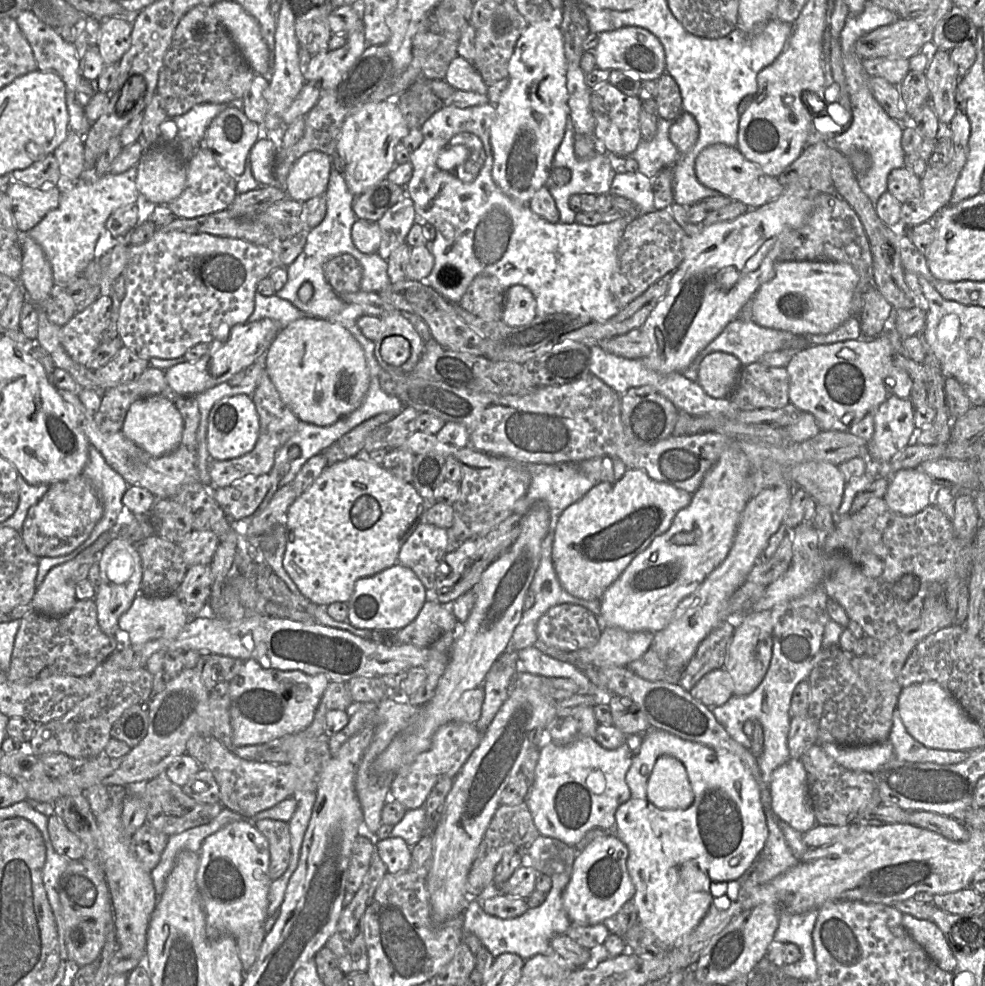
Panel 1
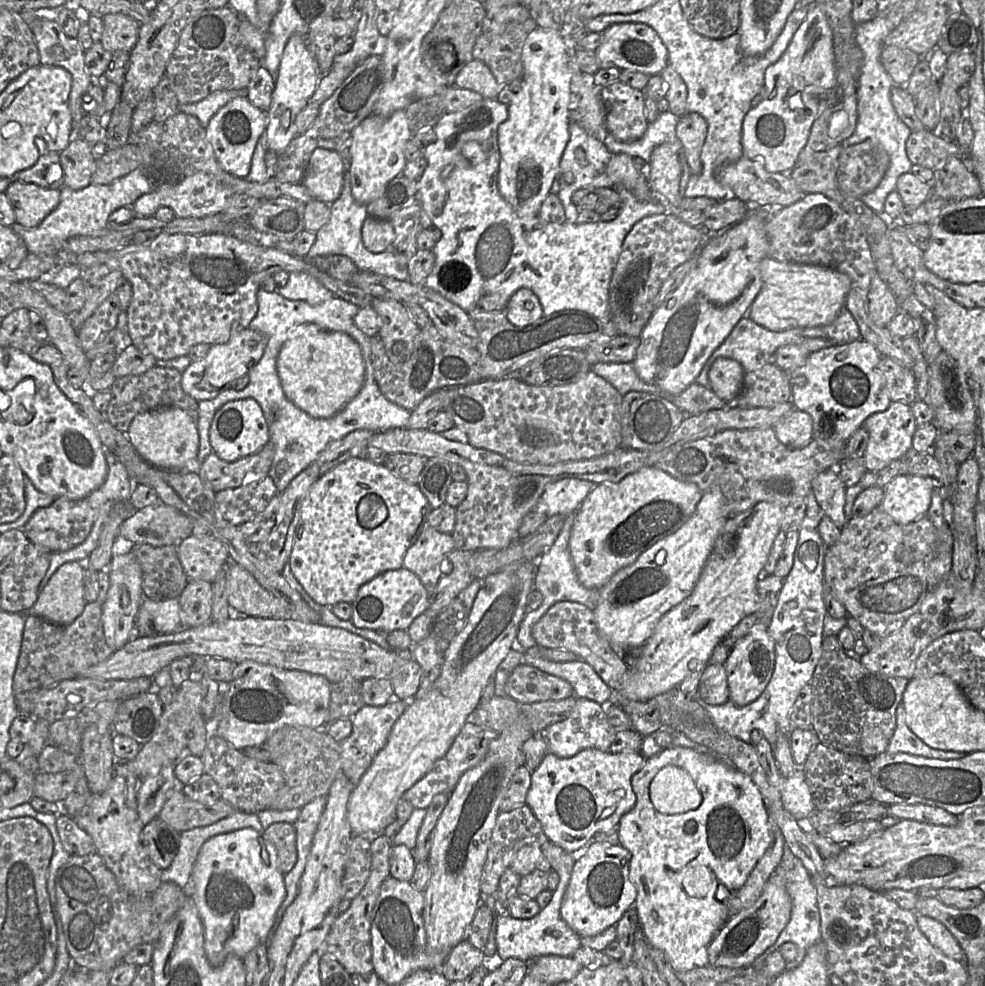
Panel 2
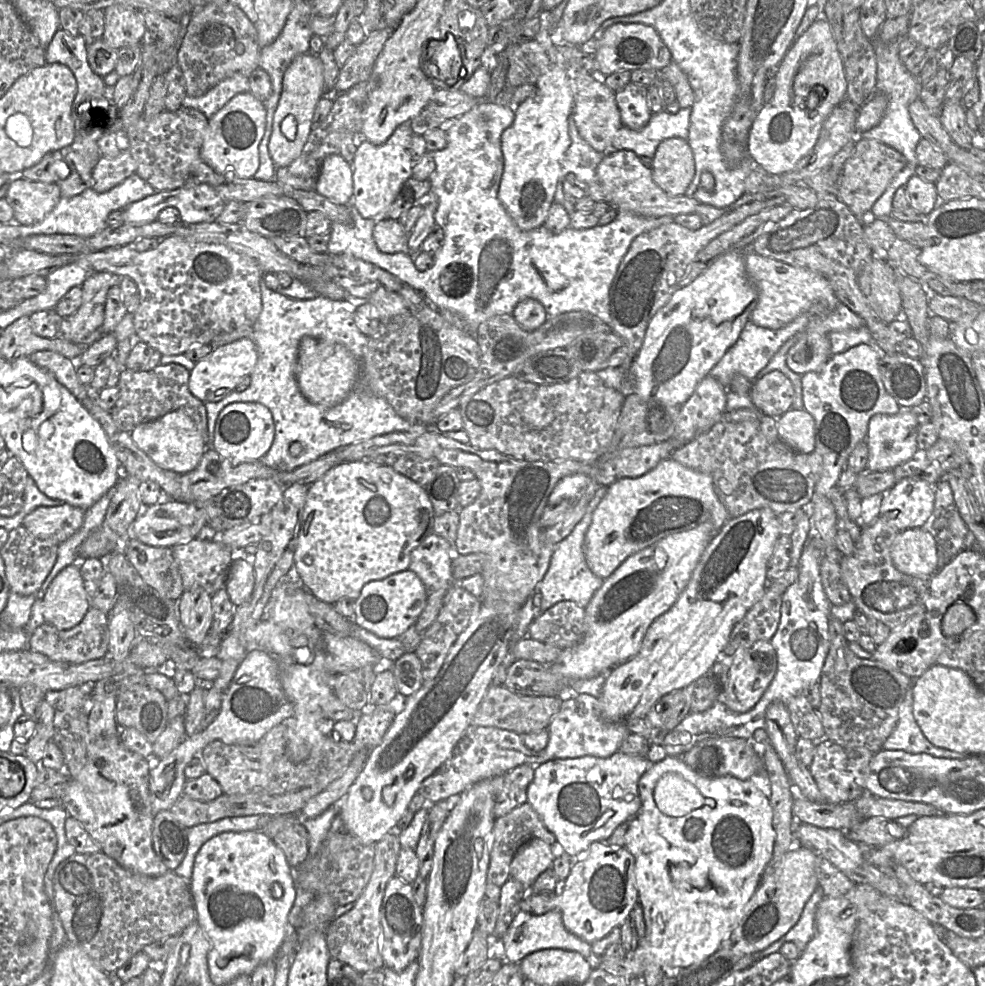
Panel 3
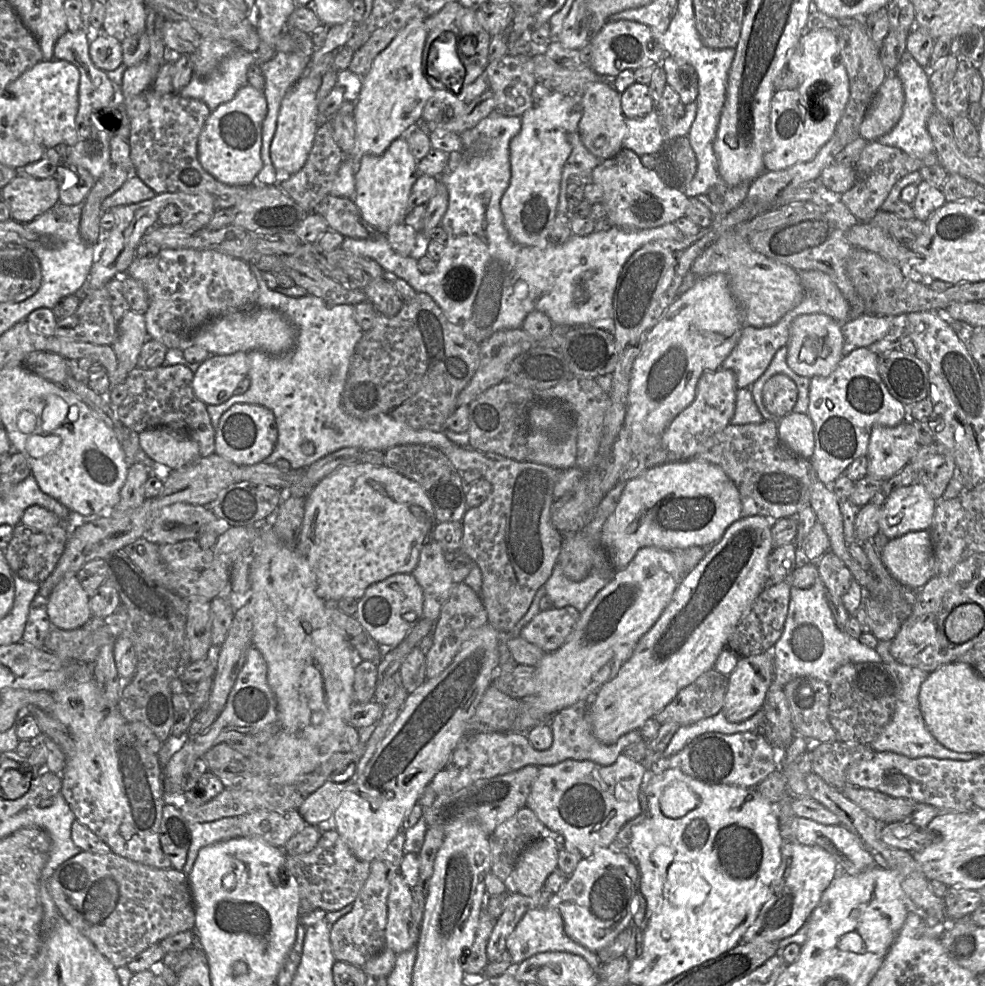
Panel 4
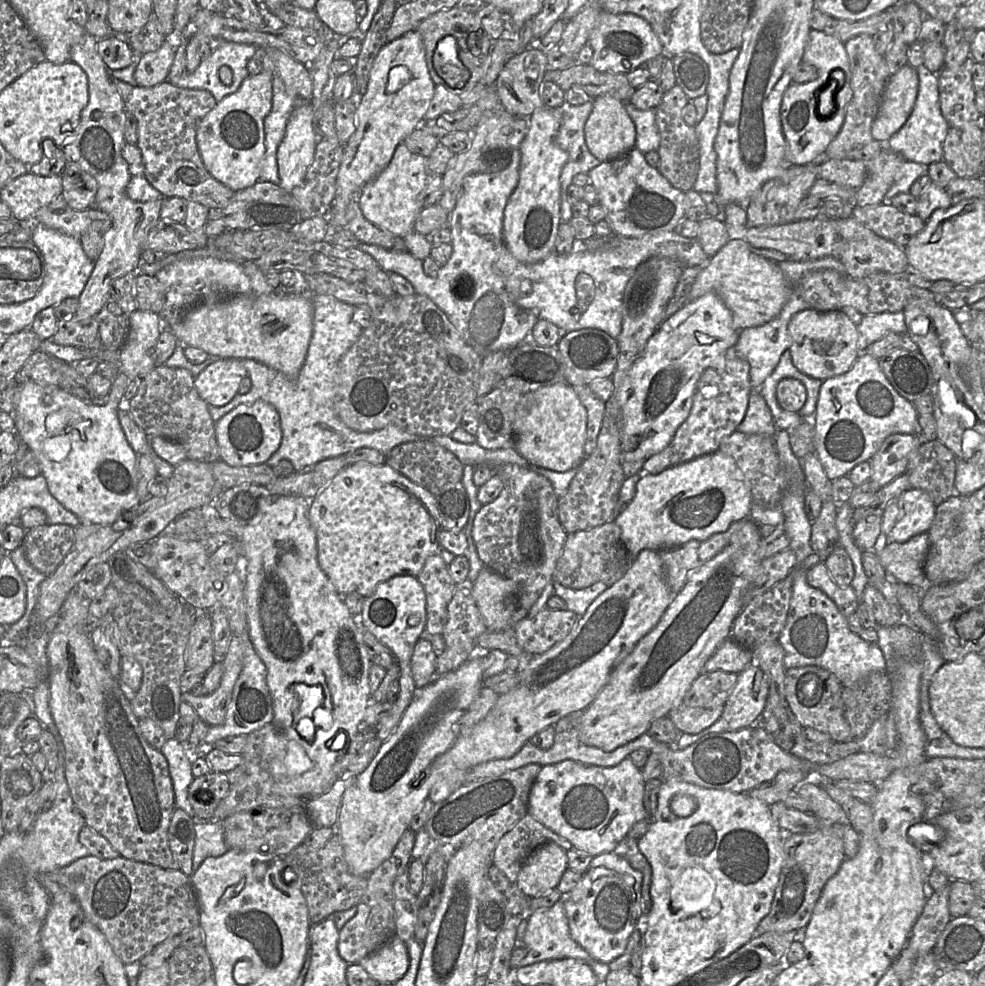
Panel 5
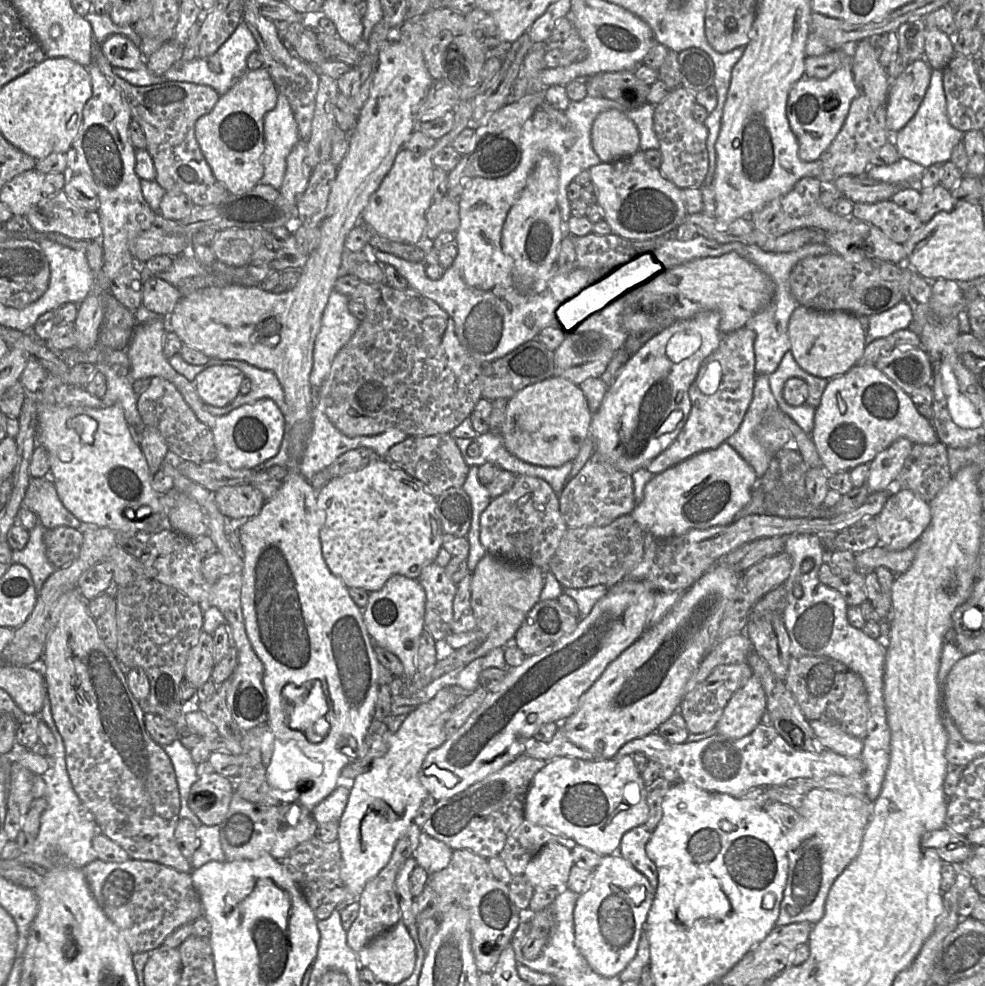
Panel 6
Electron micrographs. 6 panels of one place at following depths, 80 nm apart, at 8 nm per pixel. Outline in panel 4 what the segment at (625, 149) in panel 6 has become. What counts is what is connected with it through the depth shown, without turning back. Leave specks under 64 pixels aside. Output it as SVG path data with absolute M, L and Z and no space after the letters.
M609 79L587 84L581 93L580 108L582 116L579 121L579 134L585 147L602 160L621 151L628 131L627 118L622 111L621 93L613 87Z

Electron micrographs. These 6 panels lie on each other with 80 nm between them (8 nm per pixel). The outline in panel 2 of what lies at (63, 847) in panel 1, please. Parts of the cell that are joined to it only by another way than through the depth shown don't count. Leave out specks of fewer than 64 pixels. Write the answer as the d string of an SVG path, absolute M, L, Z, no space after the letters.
M59 814L56 828L64 849L71 856L86 856L96 851L91 836L72 817Z

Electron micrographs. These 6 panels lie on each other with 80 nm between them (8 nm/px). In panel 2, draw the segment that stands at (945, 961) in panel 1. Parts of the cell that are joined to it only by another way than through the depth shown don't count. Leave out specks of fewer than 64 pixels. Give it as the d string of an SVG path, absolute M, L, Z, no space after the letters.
M917 915L917 924L928 941L947 957L965 964L965 954L949 930L940 922Z

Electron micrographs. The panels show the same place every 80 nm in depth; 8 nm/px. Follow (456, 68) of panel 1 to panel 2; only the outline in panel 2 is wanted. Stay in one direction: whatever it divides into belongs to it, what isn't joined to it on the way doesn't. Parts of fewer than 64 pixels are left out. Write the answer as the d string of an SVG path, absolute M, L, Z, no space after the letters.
M472 60L458 72L454 86L475 91L483 98L496 98L502 85L484 62Z

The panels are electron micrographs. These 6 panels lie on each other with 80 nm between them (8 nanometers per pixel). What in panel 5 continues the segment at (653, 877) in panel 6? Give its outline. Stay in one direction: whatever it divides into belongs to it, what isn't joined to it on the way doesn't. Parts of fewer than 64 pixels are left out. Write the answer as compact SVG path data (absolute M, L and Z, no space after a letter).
M626 836L622 841L620 841L617 849L613 852L624 856L634 869L642 873L642 916L647 918L651 909L650 884L652 869L649 862L638 848L638 839Z

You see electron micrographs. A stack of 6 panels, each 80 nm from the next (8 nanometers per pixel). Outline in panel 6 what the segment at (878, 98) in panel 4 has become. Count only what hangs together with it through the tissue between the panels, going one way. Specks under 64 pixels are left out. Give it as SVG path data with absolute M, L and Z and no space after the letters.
M922 58L907 65L905 70L890 83L886 126L896 134L915 115L929 87L932 68Z

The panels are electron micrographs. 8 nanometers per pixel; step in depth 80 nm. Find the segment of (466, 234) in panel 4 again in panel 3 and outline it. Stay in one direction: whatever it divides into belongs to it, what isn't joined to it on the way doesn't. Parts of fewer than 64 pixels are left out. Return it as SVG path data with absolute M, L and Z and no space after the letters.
M480 100L472 109L470 109L465 114L463 114L463 115L461 115L461 116L459 116L457 118L446 120L440 126L440 128L445 130L445 132L447 134L448 143L447 143L447 146L445 148L433 152L436 167L435 167L434 172L430 175L428 180L431 183L431 193L432 193L433 196L435 196L437 198L437 201L438 201L438 207L437 207L437 210L436 210L436 213L435 213L435 222L438 225L440 225L441 228L443 229L443 231L444 231L444 239L441 242L440 249L434 255L434 265L432 266L432 268L430 268L429 270L426 270L426 271L418 270L416 268L415 264L414 264L414 256L412 256L408 252L384 253L384 252L380 251L379 248L377 247L375 241L374 241L374 238L373 238L373 228L374 228L374 225L375 225L377 220L364 218L359 213L359 211L356 209L356 207L353 205L352 198L351 198L350 208L351 208L351 211L352 211L352 216L353 216L354 223L353 223L353 225L345 225L345 224L341 224L341 223L332 223L331 224L331 227L330 227L330 230L329 230L330 240L329 240L328 246L327 246L327 253L330 253L330 254L349 254L349 255L354 256L355 258L358 258L358 259L364 260L366 262L369 262L369 263L377 265L378 267L384 269L385 271L389 272L392 275L394 275L395 277L397 277L400 281L403 282L403 284L407 284L407 285L411 286L413 289L415 289L416 291L418 291L419 293L421 293L424 296L424 298L431 305L433 305L435 308L437 308L437 309L450 309L450 310L456 312L457 314L459 314L463 318L465 318L468 321L468 323L471 326L473 326L475 329L480 323L482 323L482 322L484 322L484 321L486 321L486 320L488 320L488 319L490 319L490 318L492 318L494 316L502 315L502 314L512 315L516 305L519 302L521 302L522 300L526 299L526 298L533 298L533 299L539 301L543 305L543 307L544 307L544 309L545 309L545 311L546 311L546 313L548 314L549 317L554 317L554 316L557 316L557 315L565 313L565 312L584 311L584 312L588 312L588 313L591 313L591 314L595 315L600 320L602 320L604 323L606 323L607 325L611 326L611 312L610 312L609 291L610 291L610 287L611 287L612 281L613 281L613 279L614 279L614 277L616 275L616 272L617 272L617 270L619 268L619 265L620 265L623 257L627 253L632 241L638 235L640 235L640 234L642 234L644 232L650 231L650 230L652 230L654 228L657 228L657 227L659 227L661 225L664 225L664 224L667 224L667 223L670 223L670 222L674 221L674 217L673 216L647 217L647 216L638 215L638 214L635 214L635 213L632 213L632 212L628 212L628 211L619 211L617 217L614 219L613 222L607 224L607 225L596 225L596 226L594 226L592 228L587 228L587 229L575 229L575 228L572 228L572 227L568 227L568 228L566 228L565 230L563 230L560 233L550 232L545 227L540 227L540 228L537 228L537 229L534 229L534 230L529 230L529 231L524 231L524 230L520 229L515 224L513 219L510 217L510 215L508 214L507 210L505 209L505 207L503 206L503 204L501 203L501 201L498 198L499 186L500 186L500 182L501 182L501 178L502 178L502 174L503 174L503 169L504 169L504 159L503 159L503 153L502 153L502 148L501 148L501 135L502 135L502 133L503 133L503 131L505 129L507 129L509 126L512 125L512 123L514 121L514 118L515 118L515 108L514 107L511 107L511 106L506 105L506 104L497 104L495 102L489 102L489 101L485 101L485 100Z

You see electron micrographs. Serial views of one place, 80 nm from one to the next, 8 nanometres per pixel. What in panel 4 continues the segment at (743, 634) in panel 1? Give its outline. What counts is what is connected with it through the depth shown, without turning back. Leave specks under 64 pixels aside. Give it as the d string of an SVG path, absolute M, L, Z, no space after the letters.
M772 650L742 656L729 676L723 713L729 722L747 720L763 708L774 677Z

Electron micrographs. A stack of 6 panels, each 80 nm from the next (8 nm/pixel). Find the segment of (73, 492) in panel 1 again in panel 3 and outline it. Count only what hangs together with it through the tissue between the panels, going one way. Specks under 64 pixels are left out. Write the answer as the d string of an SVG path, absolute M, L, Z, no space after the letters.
M67 503L39 506L25 516L22 525L39 539L61 544L80 529L84 516L83 508Z

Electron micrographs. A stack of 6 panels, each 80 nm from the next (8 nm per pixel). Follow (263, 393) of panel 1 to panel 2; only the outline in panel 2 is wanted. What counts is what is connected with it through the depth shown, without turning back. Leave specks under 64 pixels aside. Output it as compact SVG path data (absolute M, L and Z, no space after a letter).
M271 440L256 453L233 462L222 460L212 452L200 465L198 475L216 493L268 476L273 456L274 444Z

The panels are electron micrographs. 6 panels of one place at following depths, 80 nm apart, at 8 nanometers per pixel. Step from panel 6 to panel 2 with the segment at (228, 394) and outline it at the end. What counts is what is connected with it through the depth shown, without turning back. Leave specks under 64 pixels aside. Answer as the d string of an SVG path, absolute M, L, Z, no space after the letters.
M248 327L238 331L227 343L211 345L205 357L192 362L182 373L183 391L197 401L217 397L222 391L231 389L233 382L249 374L263 356L266 344L267 338L263 333Z

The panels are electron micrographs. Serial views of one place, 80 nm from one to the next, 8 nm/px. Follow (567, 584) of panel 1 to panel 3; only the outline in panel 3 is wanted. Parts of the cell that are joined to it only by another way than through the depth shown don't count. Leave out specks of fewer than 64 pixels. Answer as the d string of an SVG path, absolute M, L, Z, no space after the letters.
M667 458L639 477L621 478L607 486L605 495L593 512L591 524L585 535L585 559L590 570L605 580L629 556L671 534L690 530L706 521L711 522L717 532L730 518L730 514L714 491L711 476Z

